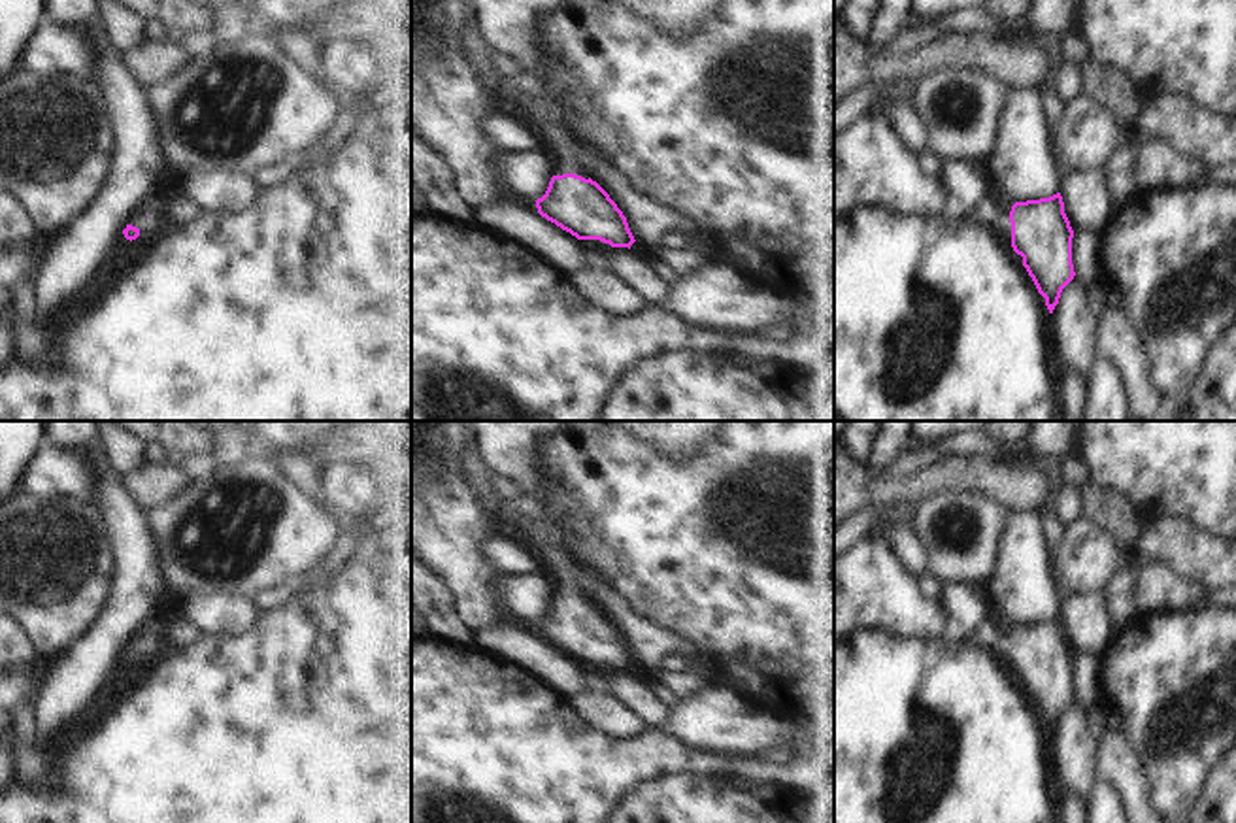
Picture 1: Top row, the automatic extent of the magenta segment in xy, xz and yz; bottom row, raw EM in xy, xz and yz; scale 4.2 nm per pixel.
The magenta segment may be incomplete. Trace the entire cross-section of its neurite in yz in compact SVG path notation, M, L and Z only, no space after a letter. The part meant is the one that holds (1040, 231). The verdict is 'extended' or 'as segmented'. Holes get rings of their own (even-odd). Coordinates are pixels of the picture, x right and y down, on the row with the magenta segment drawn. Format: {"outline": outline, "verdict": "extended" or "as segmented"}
{"outline": "M1061 193L1010 206L993 196L962 215L993 228L996 236L1011 244L1013 251L1023 257L1023 266L1038 293L1045 298L1049 313L1053 313L1062 289L1076 276L1072 264L1074 230L1064 213Z", "verdict": "extended"}

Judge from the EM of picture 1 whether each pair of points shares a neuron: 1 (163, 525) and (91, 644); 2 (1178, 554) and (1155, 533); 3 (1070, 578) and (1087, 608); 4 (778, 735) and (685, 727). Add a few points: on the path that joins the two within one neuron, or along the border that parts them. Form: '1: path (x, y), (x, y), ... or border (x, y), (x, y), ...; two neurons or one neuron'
1: border (142, 510), (165, 584); two neurons
2: path (1172, 548), (1161, 538); one neuron
3: border (1097, 591), (1065, 593), (1061, 597); two neurons
4: path (755, 729), (708, 727); one neuron

